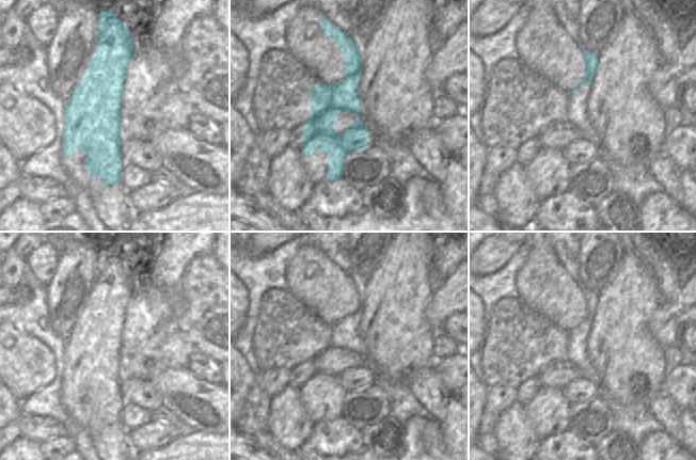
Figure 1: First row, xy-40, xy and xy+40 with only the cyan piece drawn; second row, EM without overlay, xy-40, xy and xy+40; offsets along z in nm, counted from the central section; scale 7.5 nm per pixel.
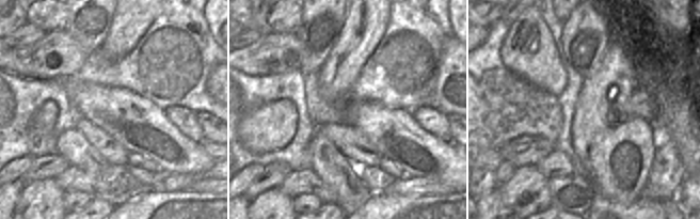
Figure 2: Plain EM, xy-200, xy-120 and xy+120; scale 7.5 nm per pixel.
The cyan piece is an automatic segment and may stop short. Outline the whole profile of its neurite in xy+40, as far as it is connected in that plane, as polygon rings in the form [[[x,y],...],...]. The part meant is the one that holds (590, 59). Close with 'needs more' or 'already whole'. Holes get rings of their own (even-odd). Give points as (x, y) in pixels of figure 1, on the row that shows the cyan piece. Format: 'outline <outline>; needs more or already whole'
outline [[[624,9],[621,21],[615,36],[602,48],[600,53],[586,52],[580,46],[585,62],[585,73],[582,81],[574,88],[578,89],[584,82],[590,82],[591,88],[587,96],[587,128],[583,129],[579,137],[600,145],[602,156],[613,164],[614,170],[624,172],[635,163],[647,165],[649,160],[659,153],[666,134],[666,122],[659,108],[646,110],[647,90],[645,83],[649,77],[640,70],[640,64],[649,53],[649,41],[653,36],[652,31],[642,31],[643,19]]]; needs more

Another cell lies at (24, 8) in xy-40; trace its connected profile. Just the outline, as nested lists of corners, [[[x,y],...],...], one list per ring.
[[[17,0],[13,9],[19,16],[27,20],[28,17],[44,3],[46,3],[44,0]]]

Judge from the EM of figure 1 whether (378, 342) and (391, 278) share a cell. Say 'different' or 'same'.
same

